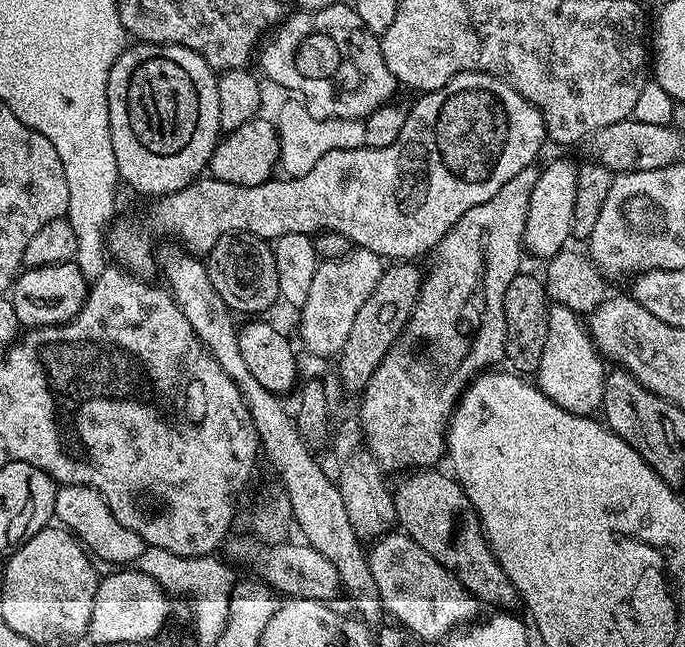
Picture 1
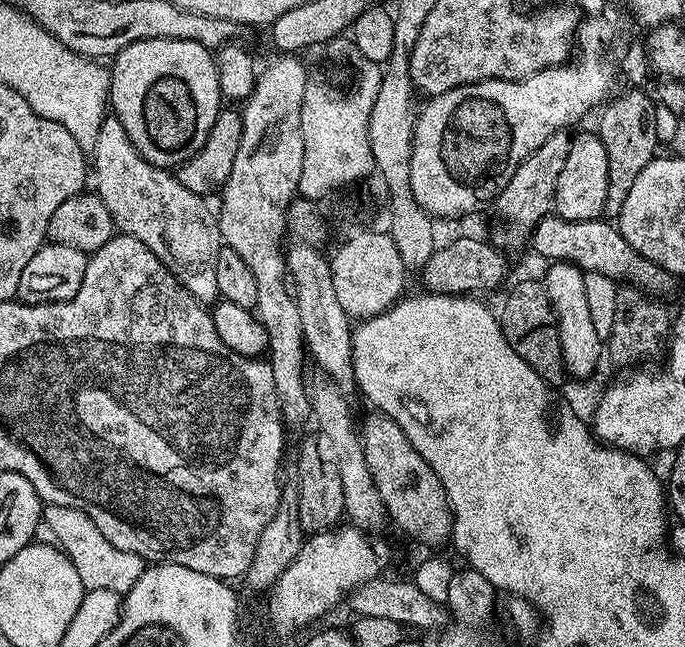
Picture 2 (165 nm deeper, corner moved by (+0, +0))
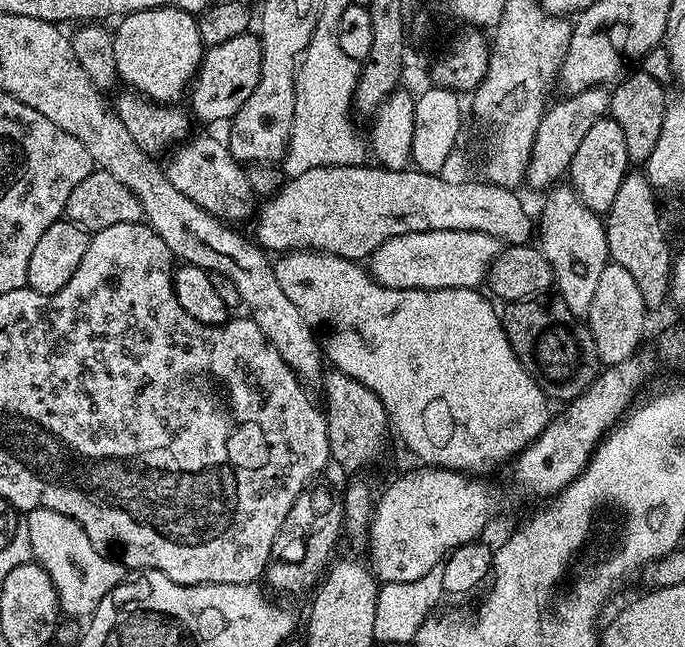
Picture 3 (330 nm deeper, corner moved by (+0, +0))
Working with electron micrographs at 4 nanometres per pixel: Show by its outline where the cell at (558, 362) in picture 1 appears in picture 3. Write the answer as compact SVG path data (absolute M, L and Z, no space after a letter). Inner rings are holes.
M556 186L547 193L544 209L538 216L538 247L550 262L554 292L560 295L563 311L573 318L587 317L598 277L609 262L605 221L589 210L570 186Z

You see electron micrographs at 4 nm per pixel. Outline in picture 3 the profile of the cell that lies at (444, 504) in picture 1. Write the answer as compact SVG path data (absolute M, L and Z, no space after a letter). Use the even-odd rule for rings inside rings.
M328 370L323 373L322 385L324 384L324 398L328 402L326 404L326 415L328 418L328 455L333 461L336 460L348 472L356 472L359 468L364 468L367 464L372 464L384 452L384 443L390 437L390 421L388 412L382 406L382 402L378 398L378 394L374 394L374 390L370 390L366 386L362 386L362 382L358 382L354 378L350 378L350 374L342 374L335 370Z

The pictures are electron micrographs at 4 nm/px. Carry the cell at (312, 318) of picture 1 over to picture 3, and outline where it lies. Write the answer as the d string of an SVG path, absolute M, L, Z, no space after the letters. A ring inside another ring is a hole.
M430 230L429 232L415 232L414 234L402 234L382 242L382 246L375 248L370 257L370 275L372 279L387 288L423 288L426 292L442 290L443 288L474 288L479 289L488 279L488 268L496 261L496 256L502 251L501 241L496 240L490 234L482 234L478 230Z

